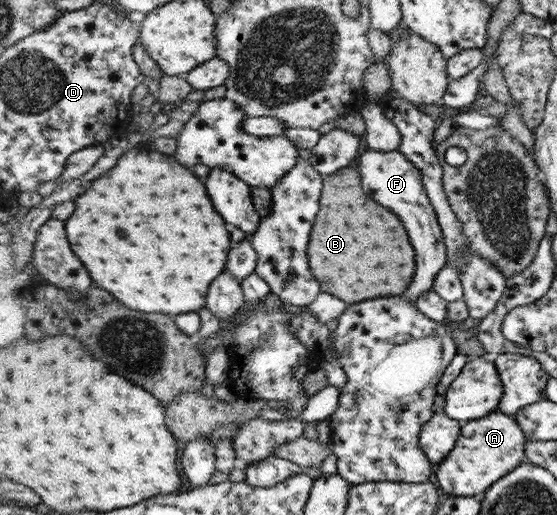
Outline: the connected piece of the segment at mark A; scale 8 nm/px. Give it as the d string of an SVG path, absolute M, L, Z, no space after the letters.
M495 411L481 420L467 422L463 426L463 438L459 437L455 450L451 450L451 458L447 456L447 460L437 464L437 484L451 497L482 497L495 482L501 480L521 464L523 456L526 455L523 454L526 452L525 437L525 432L518 425L518 421L513 420L513 416L511 418L505 416L501 411Z

